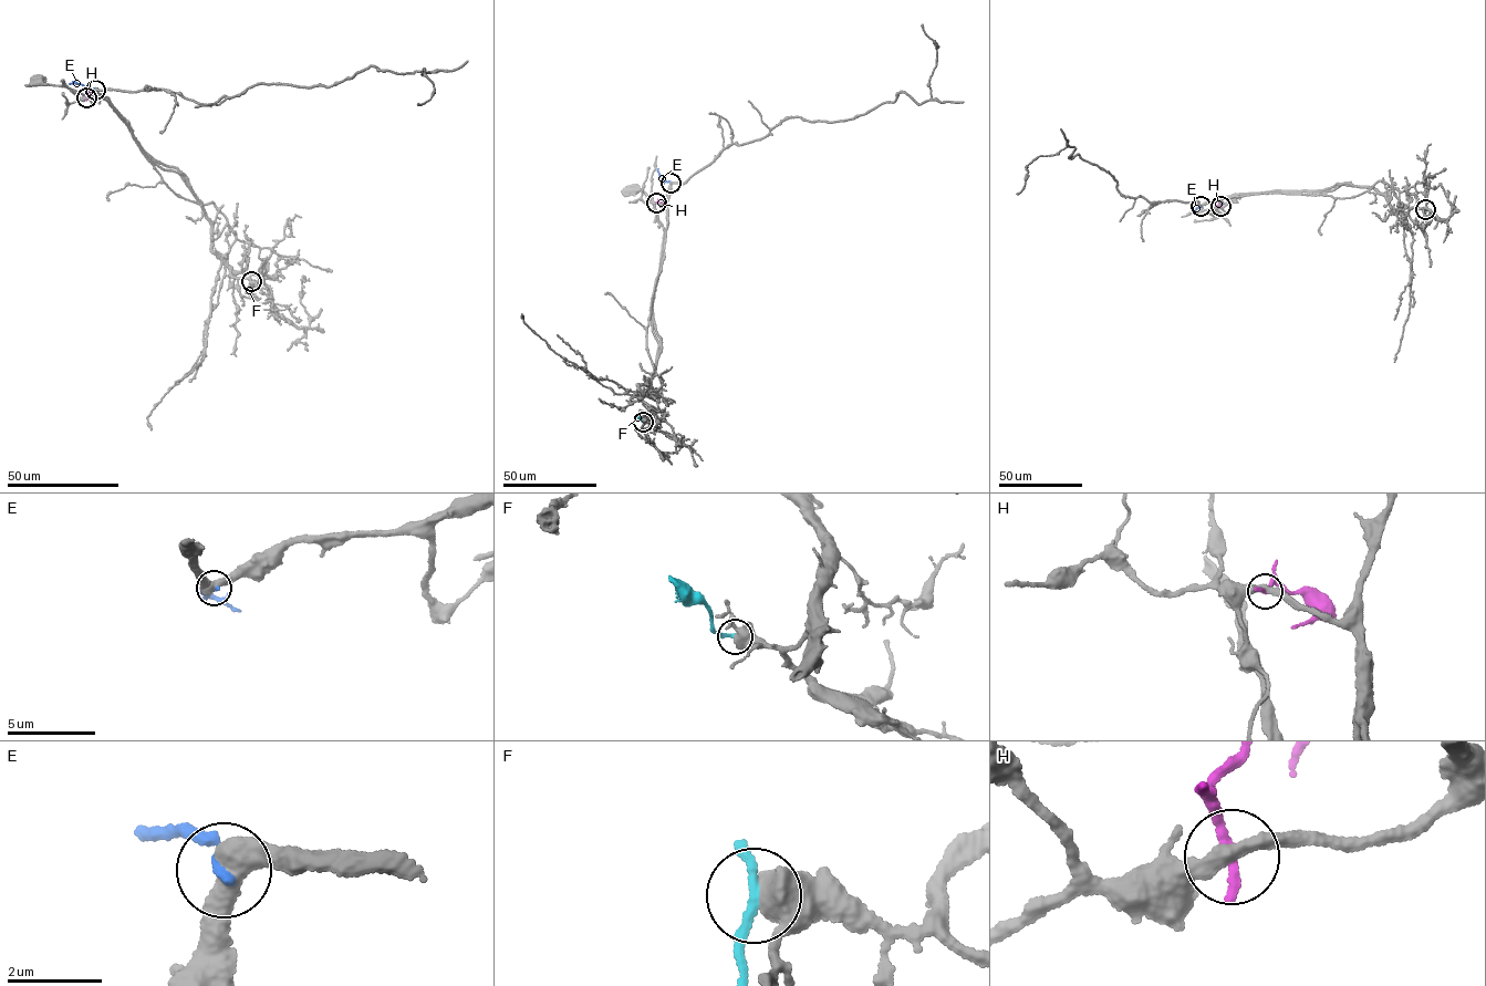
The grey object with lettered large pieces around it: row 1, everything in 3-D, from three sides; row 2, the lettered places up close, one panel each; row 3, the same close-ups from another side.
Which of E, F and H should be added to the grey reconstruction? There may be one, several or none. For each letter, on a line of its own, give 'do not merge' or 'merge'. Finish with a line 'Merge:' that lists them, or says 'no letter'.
E: do not merge
F: merge
H: do not merge
Merge: F

